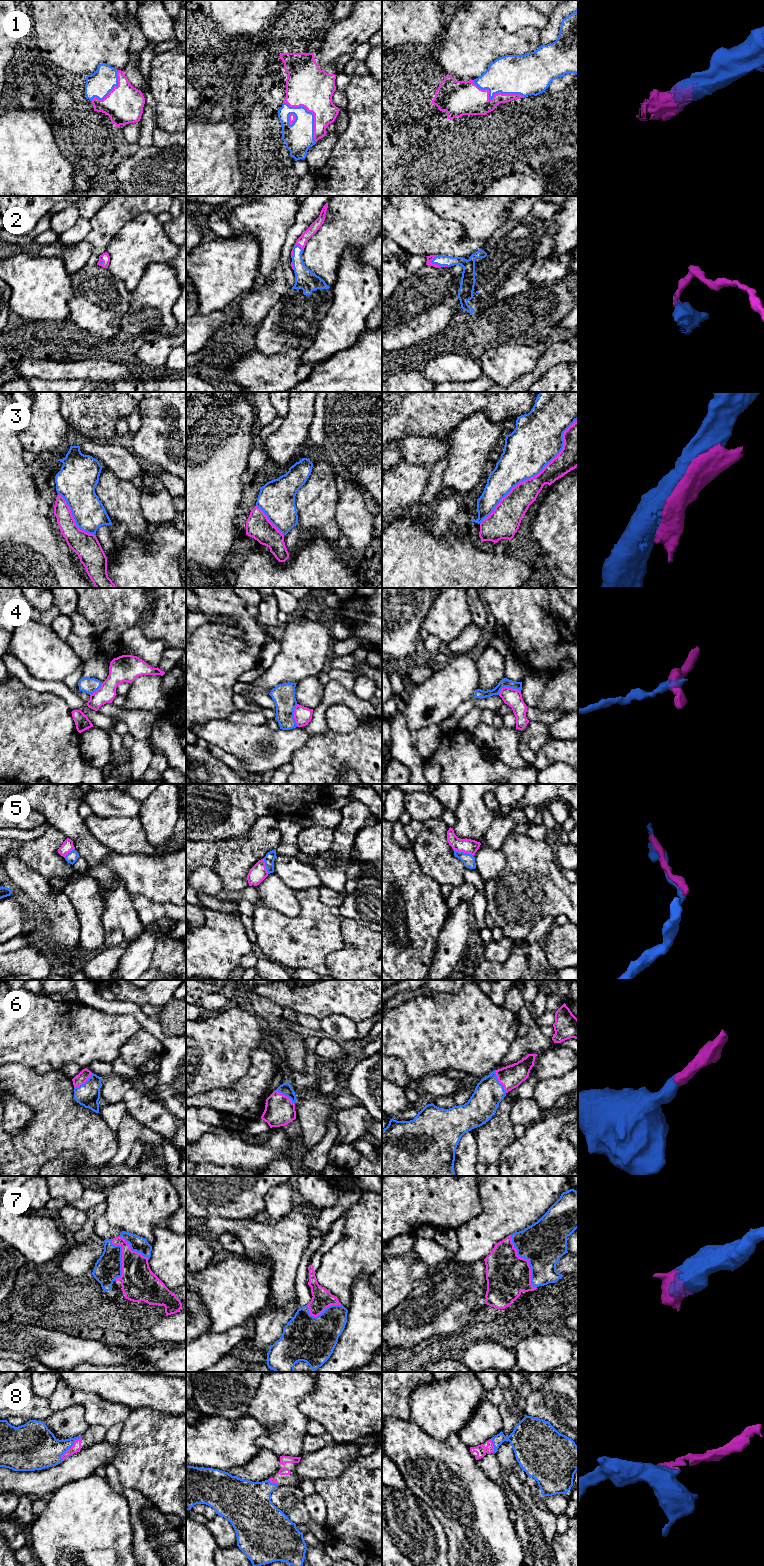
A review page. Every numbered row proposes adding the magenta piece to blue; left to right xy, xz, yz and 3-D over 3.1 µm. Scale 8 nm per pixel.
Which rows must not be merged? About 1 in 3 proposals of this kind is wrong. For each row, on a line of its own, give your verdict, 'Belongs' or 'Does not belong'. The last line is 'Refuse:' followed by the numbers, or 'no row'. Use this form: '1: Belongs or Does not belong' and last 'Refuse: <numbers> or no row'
1: Belongs
2: Belongs
3: Does not belong
4: Does not belong
5: Does not belong
6: Belongs
7: Belongs
8: Belongs
Refuse: 3, 4, 5

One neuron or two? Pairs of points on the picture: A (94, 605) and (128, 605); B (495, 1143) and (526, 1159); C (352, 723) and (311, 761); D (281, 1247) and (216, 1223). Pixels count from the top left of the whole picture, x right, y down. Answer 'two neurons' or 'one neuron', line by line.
A: one neuron
B: two neurons
C: two neurons
D: one neuron

